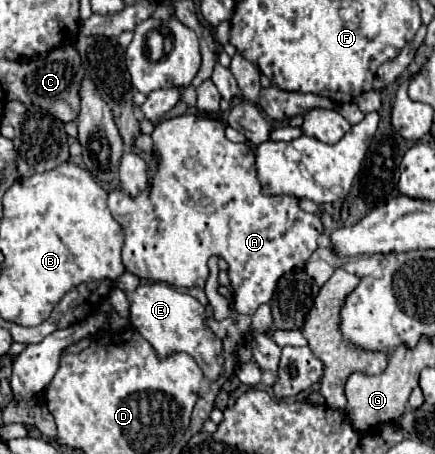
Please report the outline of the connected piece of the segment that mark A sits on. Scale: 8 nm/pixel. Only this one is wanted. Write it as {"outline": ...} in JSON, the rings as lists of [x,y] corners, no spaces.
{"outline":[[[181,114],[175,118],[169,118],[165,122],[159,122],[153,130],[153,144],[159,156],[159,170],[153,178],[153,184],[147,192],[141,192],[137,198],[127,196],[123,190],[115,190],[109,192],[109,210],[113,214],[113,218],[123,226],[125,230],[125,246],[123,246],[123,264],[125,270],[137,278],[145,278],[145,280],[153,280],[153,282],[165,282],[177,288],[191,288],[191,286],[205,286],[205,280],[209,276],[209,268],[207,268],[207,260],[209,256],[219,256],[229,264],[229,278],[231,278],[231,286],[235,292],[235,310],[239,314],[253,314],[261,304],[269,302],[273,296],[273,290],[277,286],[277,280],[281,278],[281,274],[285,274],[285,270],[295,270],[297,266],[303,266],[309,256],[317,250],[317,240],[323,232],[321,220],[317,214],[307,214],[299,208],[297,198],[285,198],[285,196],[277,196],[277,198],[269,198],[261,194],[261,186],[257,186],[257,174],[253,174],[253,152],[247,144],[235,144],[231,140],[225,138],[225,126],[215,120],[215,118],[205,118],[205,116],[197,116],[197,114]]]}

